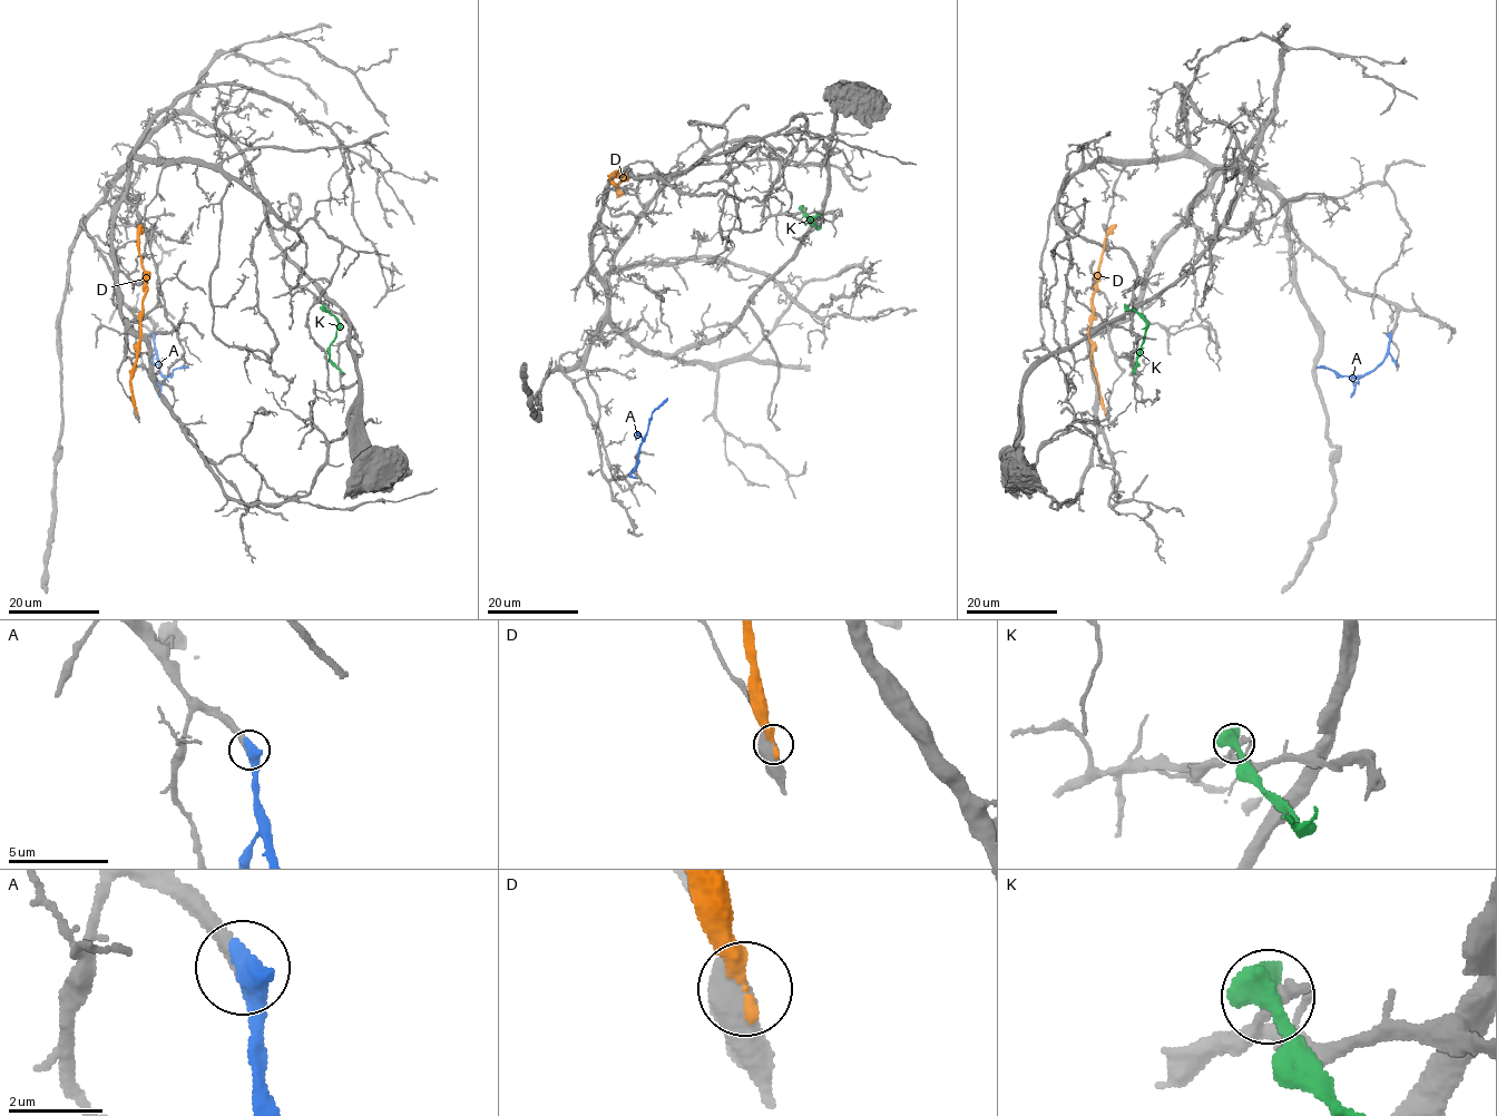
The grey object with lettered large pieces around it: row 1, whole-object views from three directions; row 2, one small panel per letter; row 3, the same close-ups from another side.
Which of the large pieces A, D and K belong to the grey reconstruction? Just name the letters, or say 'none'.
A

